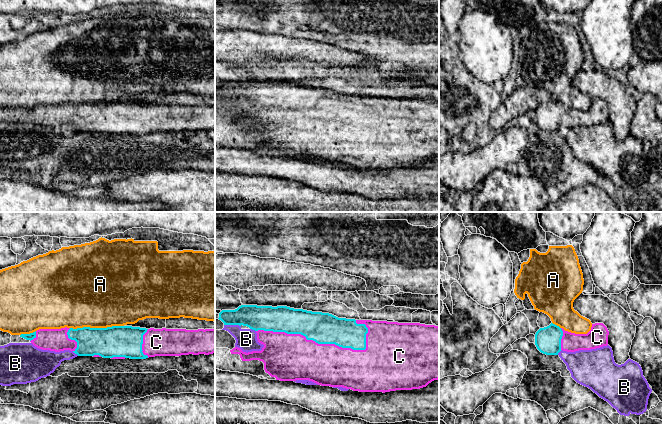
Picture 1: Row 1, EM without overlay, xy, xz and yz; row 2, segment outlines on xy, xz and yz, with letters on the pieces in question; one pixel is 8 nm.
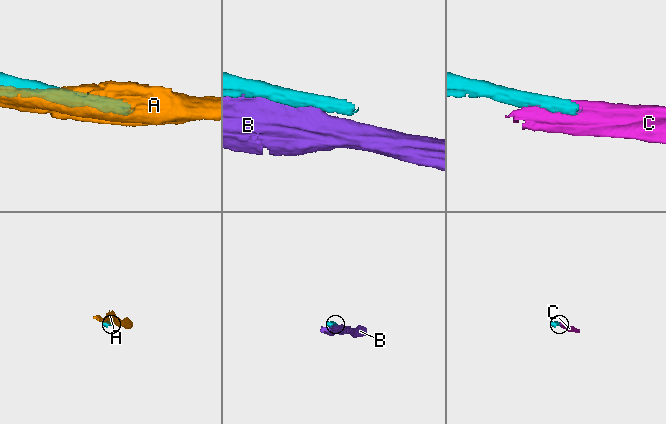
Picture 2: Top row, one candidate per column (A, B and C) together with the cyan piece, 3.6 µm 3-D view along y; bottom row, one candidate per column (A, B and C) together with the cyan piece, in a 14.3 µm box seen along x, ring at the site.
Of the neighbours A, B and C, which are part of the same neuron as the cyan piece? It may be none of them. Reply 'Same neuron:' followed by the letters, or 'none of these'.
Same neuron: C

